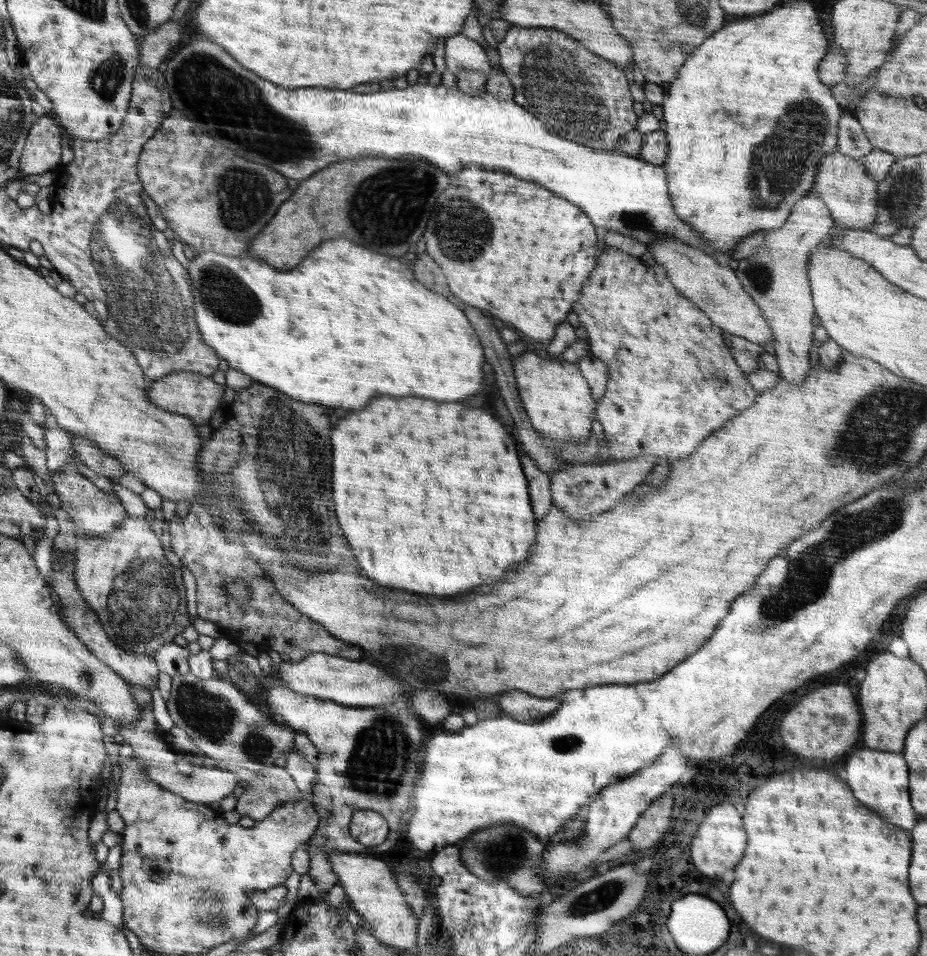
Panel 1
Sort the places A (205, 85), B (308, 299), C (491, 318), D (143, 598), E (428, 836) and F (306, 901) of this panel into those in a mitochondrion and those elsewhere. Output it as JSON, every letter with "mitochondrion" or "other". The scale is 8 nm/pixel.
{"A":"mitochondrion","B":"other","C":"other","D":"mitochondrion","E":"other","F":"other"}

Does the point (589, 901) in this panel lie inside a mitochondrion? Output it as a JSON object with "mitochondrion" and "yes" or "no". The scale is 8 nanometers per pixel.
{"mitochondrion":"yes"}

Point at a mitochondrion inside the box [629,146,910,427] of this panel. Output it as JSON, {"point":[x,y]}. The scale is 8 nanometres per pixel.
{"point":[681,387]}

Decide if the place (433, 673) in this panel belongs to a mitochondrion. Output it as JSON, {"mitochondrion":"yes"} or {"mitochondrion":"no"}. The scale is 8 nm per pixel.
{"mitochondrion":"yes"}

